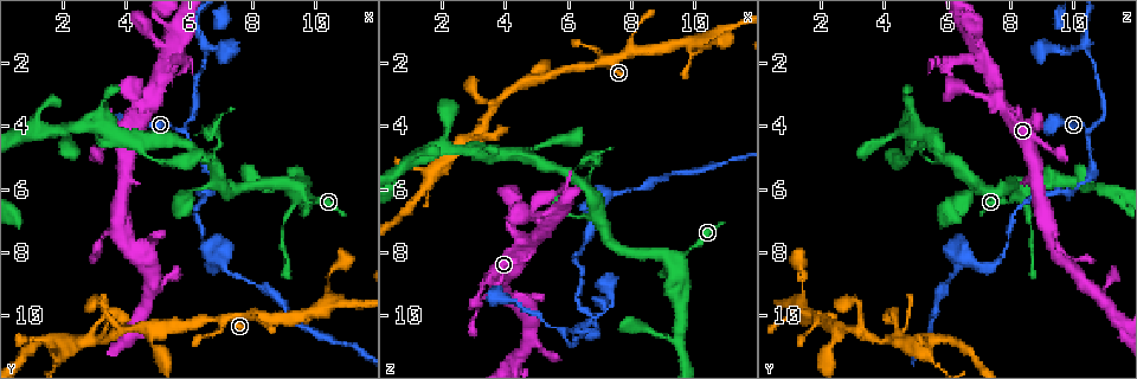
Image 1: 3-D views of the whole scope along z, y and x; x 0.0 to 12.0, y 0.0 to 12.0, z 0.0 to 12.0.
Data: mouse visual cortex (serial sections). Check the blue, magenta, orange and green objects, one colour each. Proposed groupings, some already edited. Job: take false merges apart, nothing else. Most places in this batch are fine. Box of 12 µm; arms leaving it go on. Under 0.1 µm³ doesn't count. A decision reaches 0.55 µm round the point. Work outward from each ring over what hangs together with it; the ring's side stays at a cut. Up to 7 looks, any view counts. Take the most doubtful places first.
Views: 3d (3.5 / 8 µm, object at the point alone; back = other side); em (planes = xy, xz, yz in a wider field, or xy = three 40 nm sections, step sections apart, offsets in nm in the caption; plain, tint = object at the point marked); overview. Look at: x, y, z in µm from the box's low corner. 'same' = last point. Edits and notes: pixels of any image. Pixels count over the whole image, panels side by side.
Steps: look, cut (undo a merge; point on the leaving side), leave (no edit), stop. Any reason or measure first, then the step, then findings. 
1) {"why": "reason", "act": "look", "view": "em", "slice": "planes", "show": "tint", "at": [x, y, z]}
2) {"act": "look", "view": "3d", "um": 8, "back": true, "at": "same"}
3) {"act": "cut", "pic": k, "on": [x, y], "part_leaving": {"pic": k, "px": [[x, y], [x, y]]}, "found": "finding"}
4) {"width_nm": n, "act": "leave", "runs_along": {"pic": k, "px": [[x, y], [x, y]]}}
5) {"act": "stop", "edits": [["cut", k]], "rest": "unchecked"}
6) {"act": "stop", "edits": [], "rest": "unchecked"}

{"why": "sharp bend", "act": "look", "view": "3d", "um": 3.5, "at": [6.5, 1.4, 10.4]}

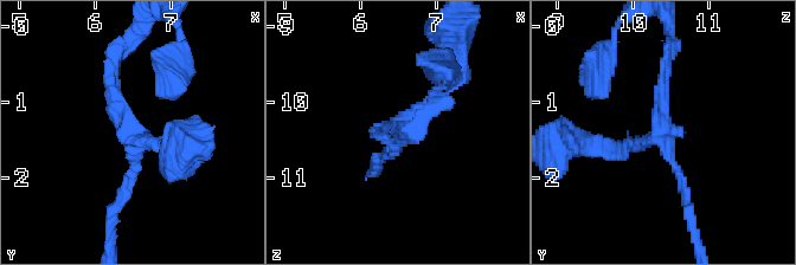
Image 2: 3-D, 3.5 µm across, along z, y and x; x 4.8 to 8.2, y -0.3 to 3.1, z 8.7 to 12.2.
{"arms": 3, "arm_widths_nm": [150, 150, 200], "act": "look", "view": "em", "slice": "xy", "step": 1, "show": "tint", "at": [6.55, 1.45, 10.35]}

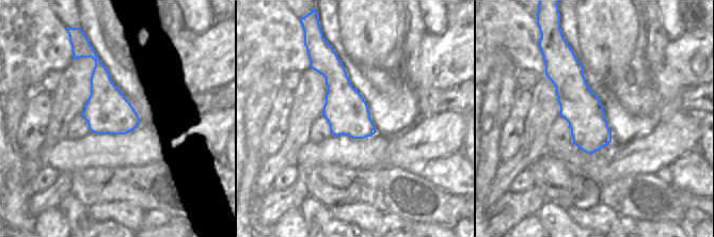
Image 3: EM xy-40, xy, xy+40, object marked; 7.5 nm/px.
{"act": "leave", "runs_along": {"pic": 2, "px": [[379, 157], [460, 82]]}, "found": "continuous, no second cell"}

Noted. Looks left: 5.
{"act": "look", "view": "3d", "um": 3.5, "at": [6.6, 5.1, 10.5]}

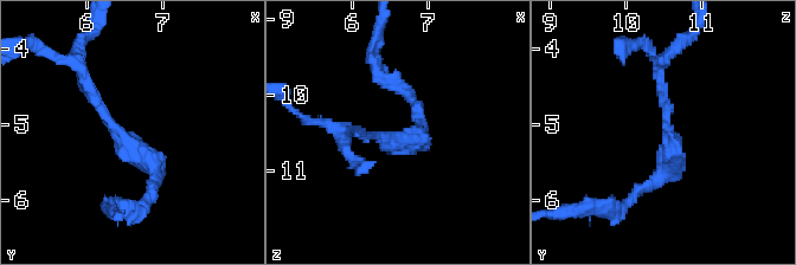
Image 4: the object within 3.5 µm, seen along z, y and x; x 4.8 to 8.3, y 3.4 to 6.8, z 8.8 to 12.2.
{"arm_widths_nm": [150, 200], "act": "look", "view": "em", "slice": "xy", "step": 1, "show": "tint", "at": [6.50, 5.15, 10.60]}

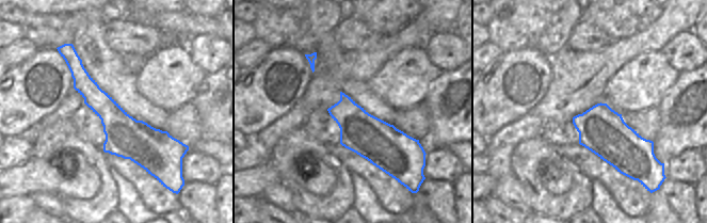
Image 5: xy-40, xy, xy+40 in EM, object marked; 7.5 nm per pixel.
{"act": "leave", "runs_along": {"pic": 4, "px": [[81, 71], [151, 187]]}, "found": "one cell here"}

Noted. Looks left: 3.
{"why": "arms part here", "act": "look", "view": "3d", "um": 3.5, "at": [6.9, 8.3, 6.5]}

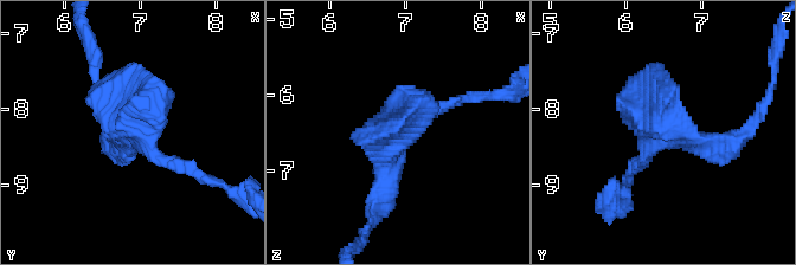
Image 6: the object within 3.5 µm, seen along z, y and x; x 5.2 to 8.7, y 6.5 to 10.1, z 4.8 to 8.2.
{"why": "shape alone is not enough", "act": "look", "view": "em", "slice": "xy", "step": 2, "show": "tint", "at": [7.00, 8.25, 6.40]}

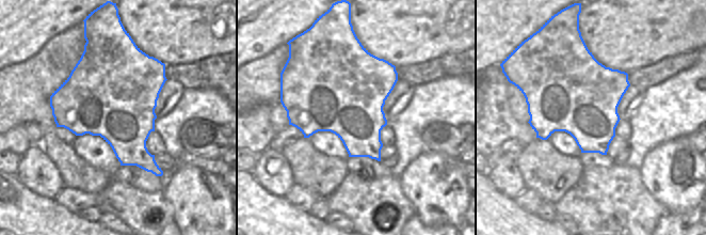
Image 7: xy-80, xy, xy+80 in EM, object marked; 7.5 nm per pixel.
{"act": "look", "view": "em", "slice": "planes", "show": "tint", "at": "same"}

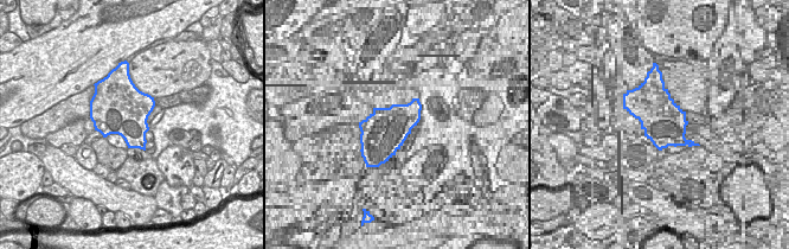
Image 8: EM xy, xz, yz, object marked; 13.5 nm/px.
{"act": "leave", "runs_along": {"pic": 6, "px": [[386, 189], [400, 129], [459, 102]]}, "found": "one cell here"}

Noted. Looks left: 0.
{"act": "stop", "edits": [], "rest": "unchecked"}

